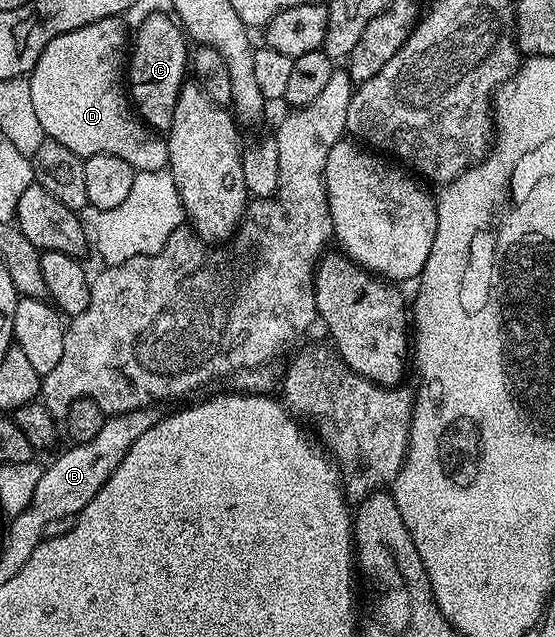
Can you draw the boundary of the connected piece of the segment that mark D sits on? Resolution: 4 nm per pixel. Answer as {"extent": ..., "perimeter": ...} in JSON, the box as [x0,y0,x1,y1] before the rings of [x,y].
{"extent":[27,16,169,172],"perimeter":[[[121,16],[99,18],[99,22],[79,26],[47,42],[33,71],[27,76],[35,114],[46,137],[67,146],[71,154],[82,158],[95,154],[115,154],[115,158],[123,158],[137,172],[166,170],[169,167],[169,141],[137,115],[127,91],[127,49],[131,44],[131,32],[125,29],[123,21]]]}

